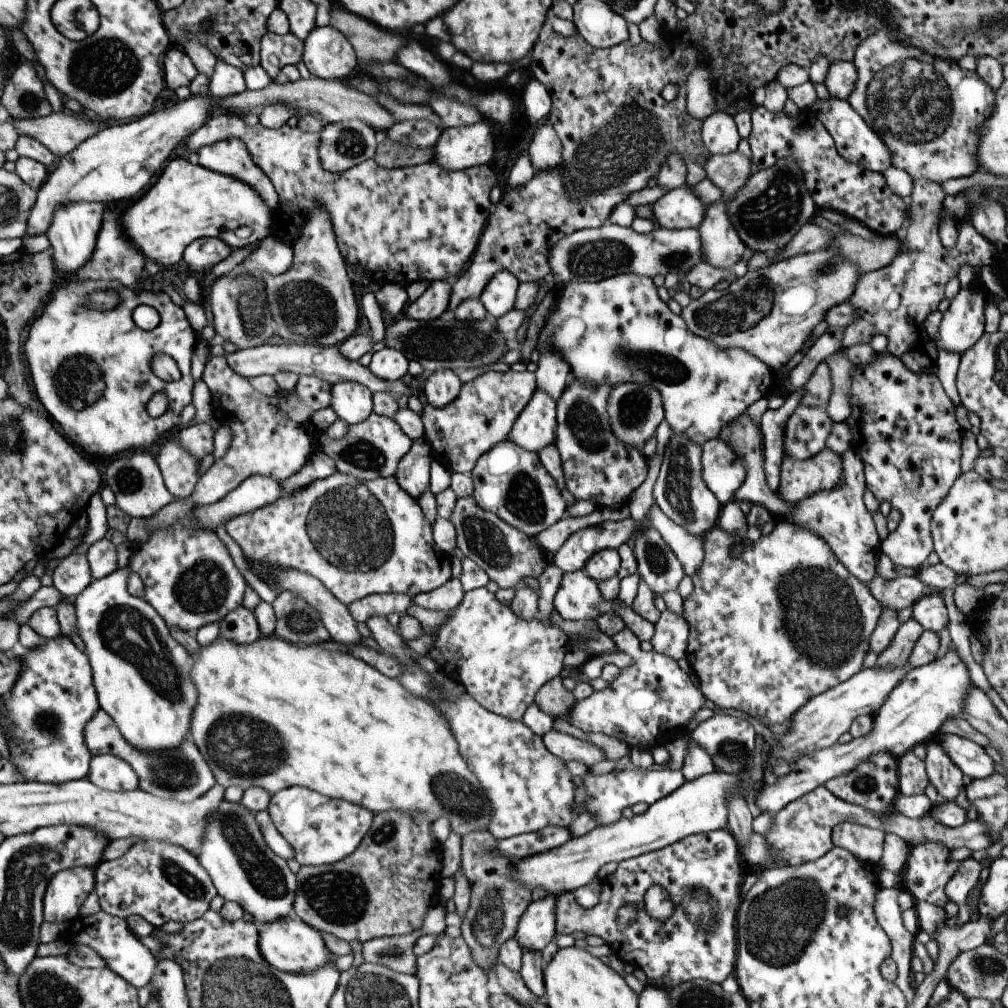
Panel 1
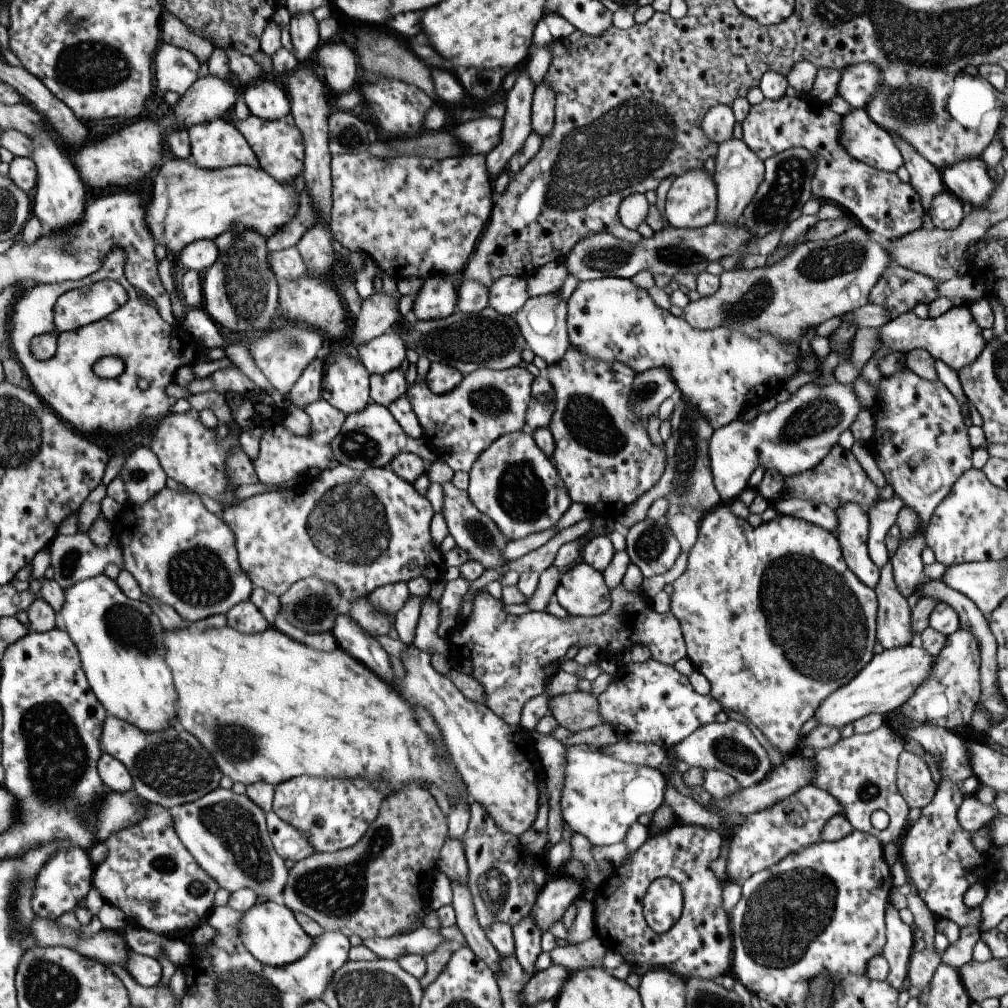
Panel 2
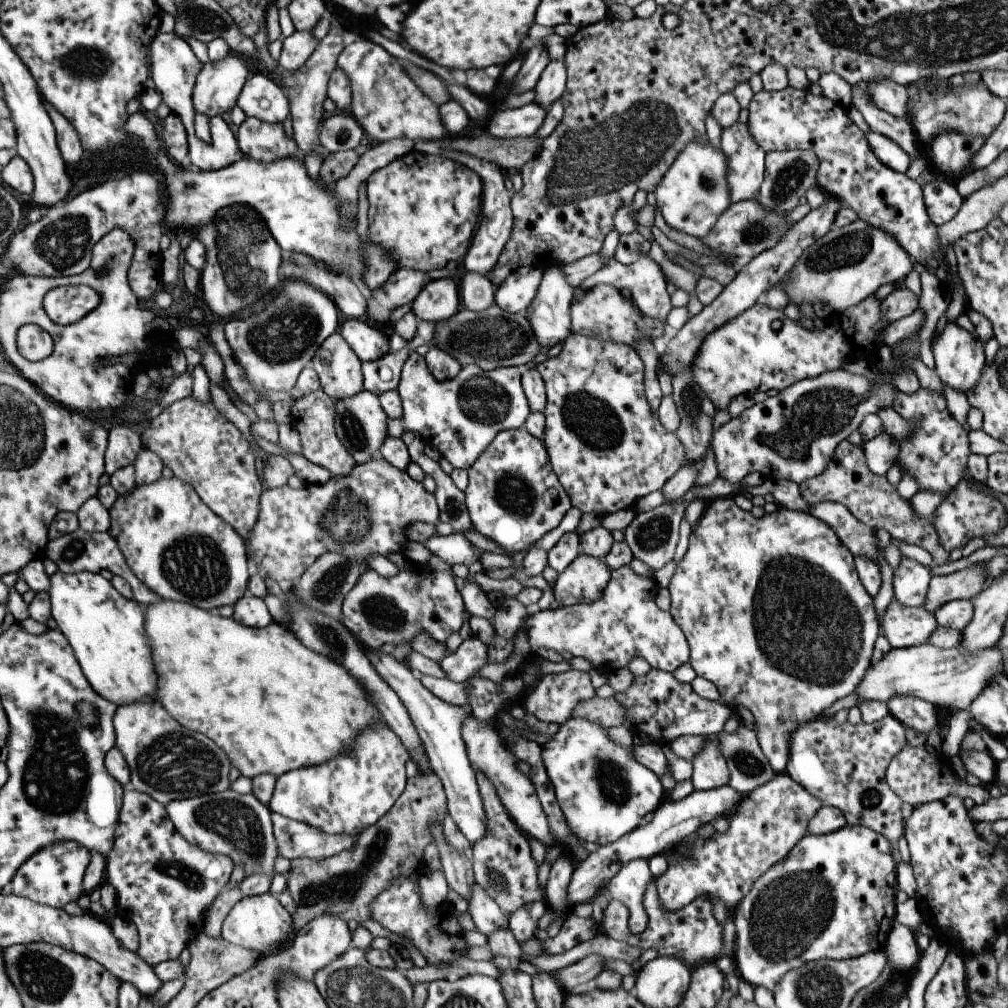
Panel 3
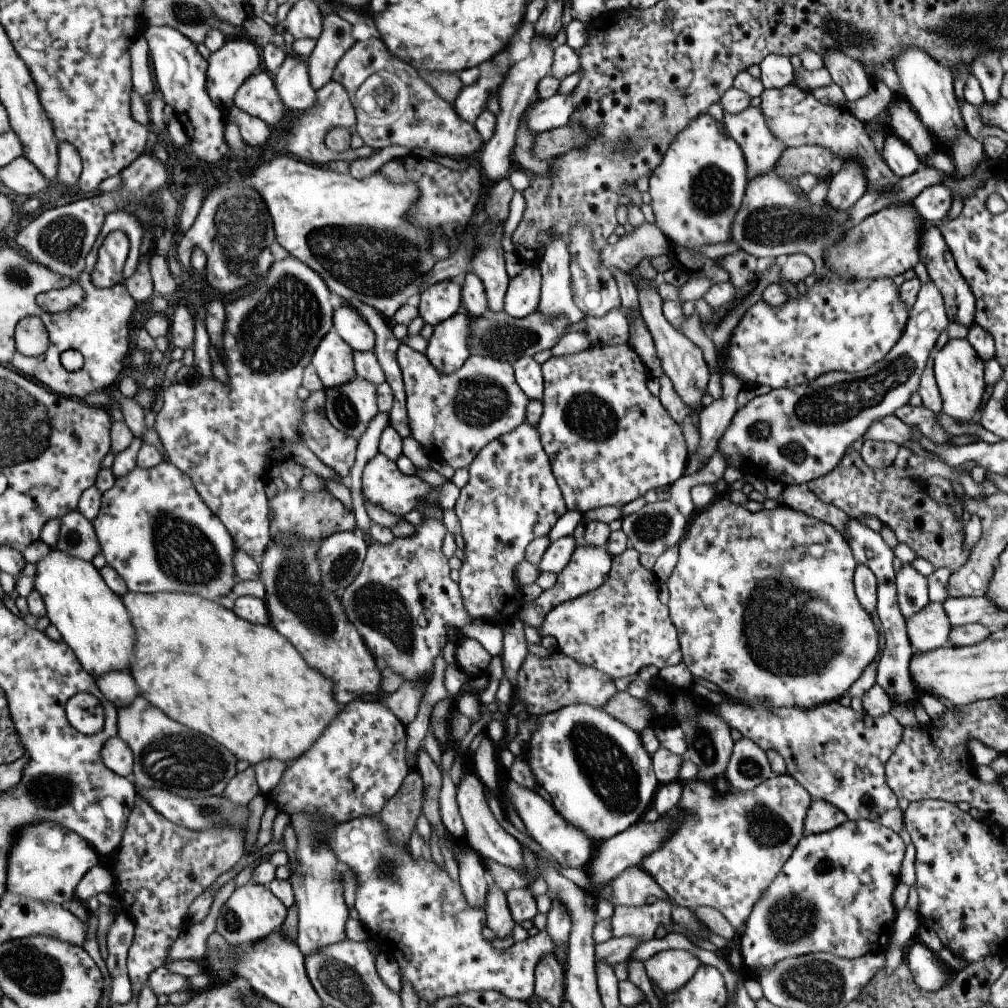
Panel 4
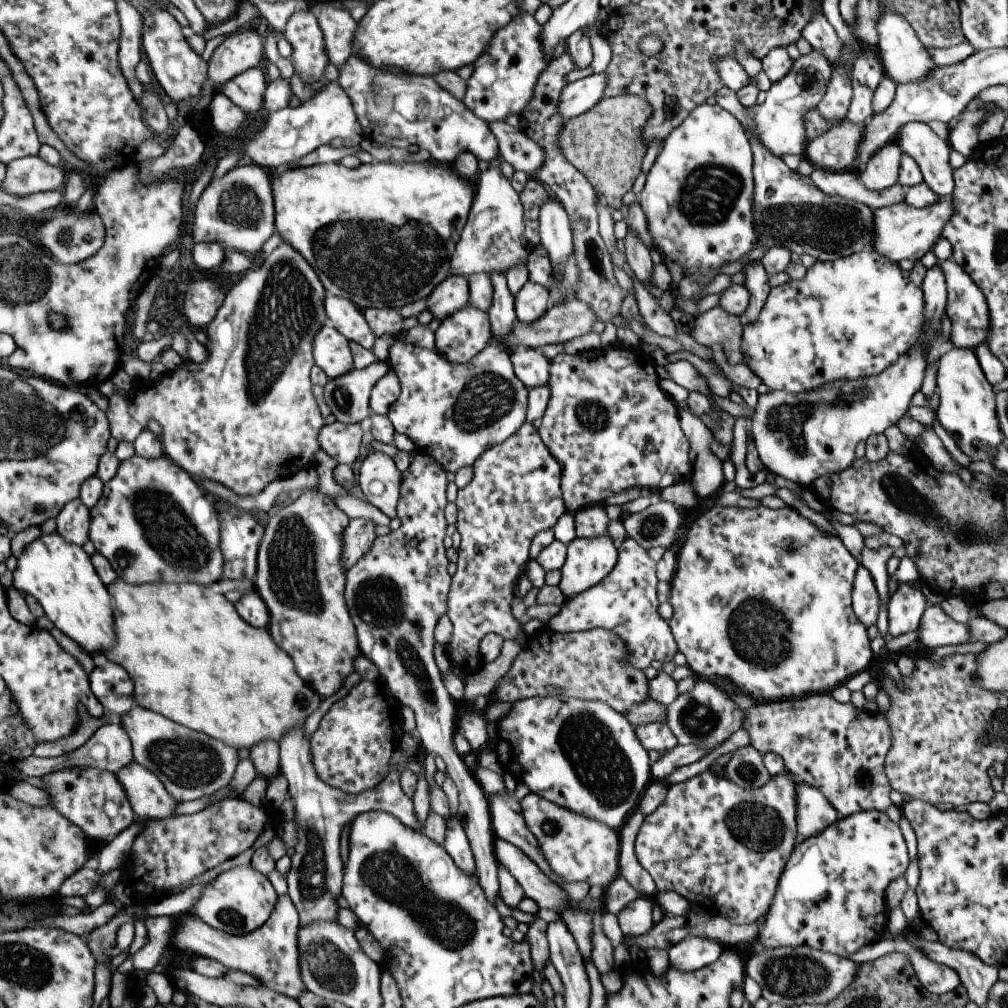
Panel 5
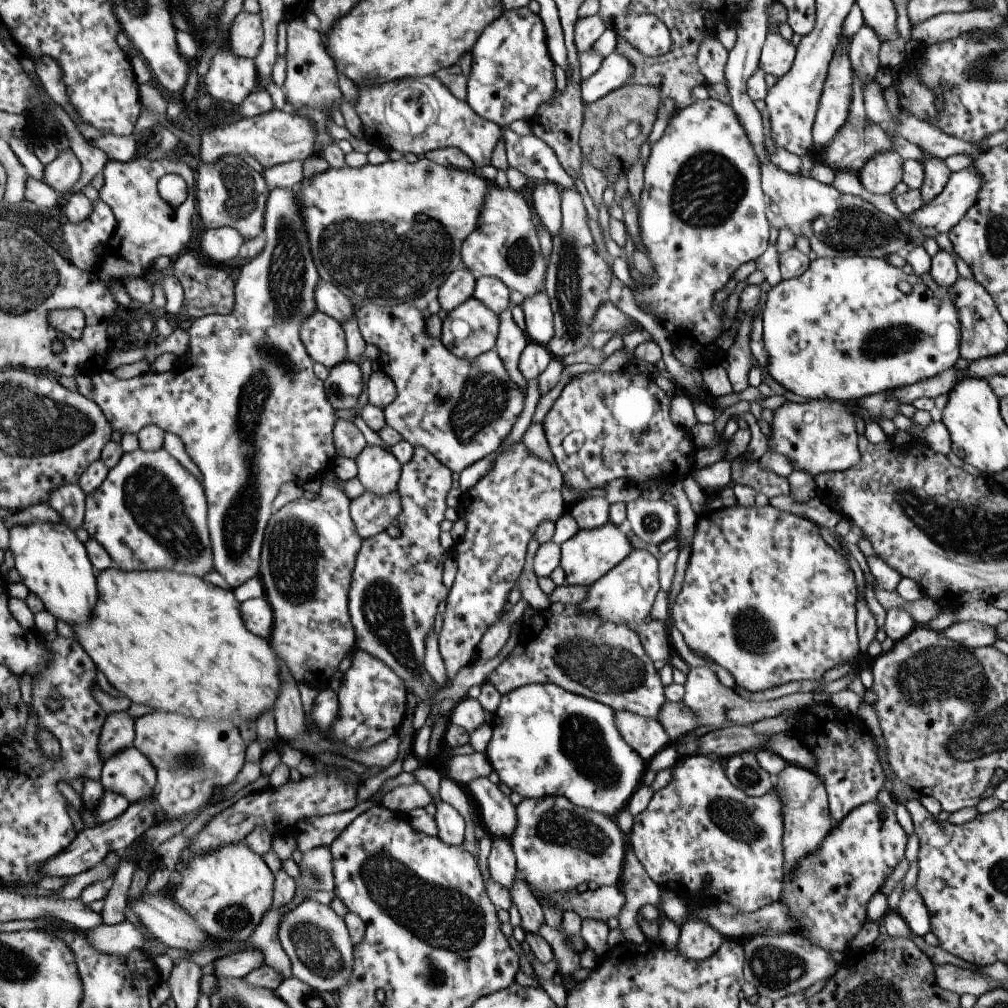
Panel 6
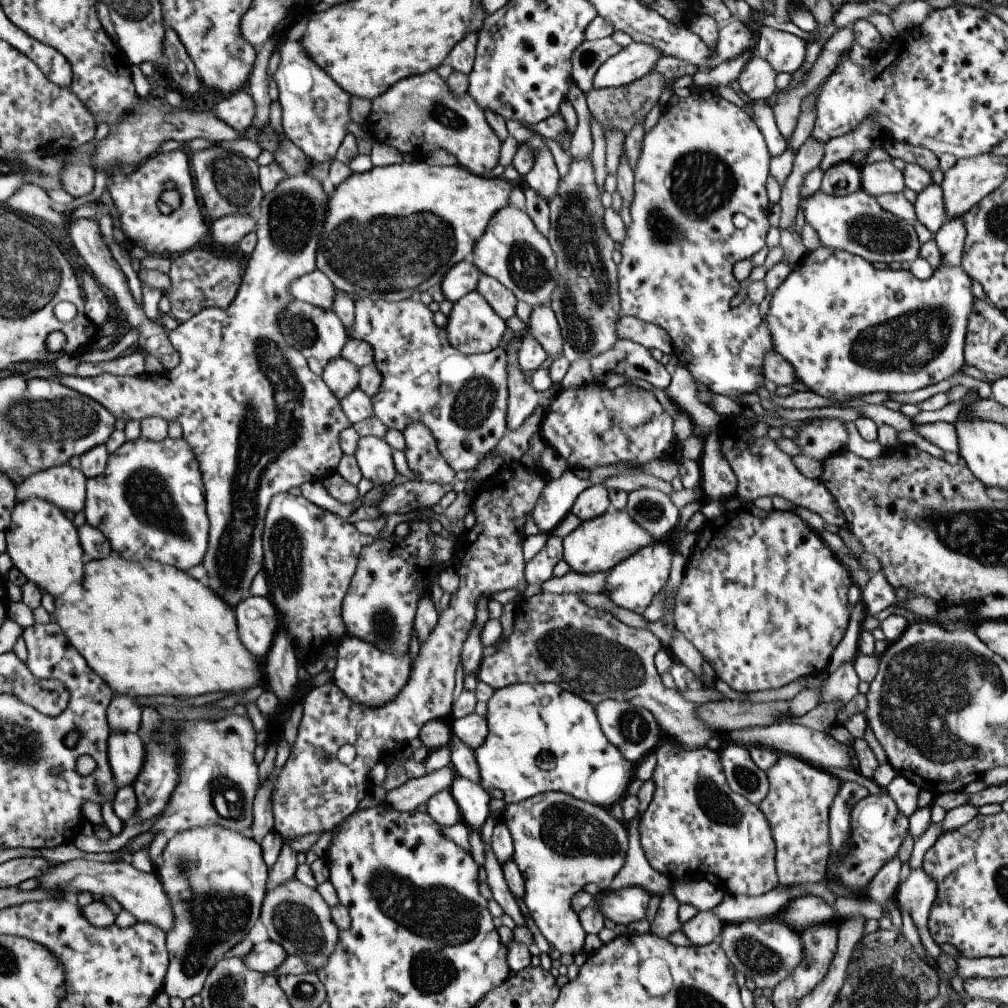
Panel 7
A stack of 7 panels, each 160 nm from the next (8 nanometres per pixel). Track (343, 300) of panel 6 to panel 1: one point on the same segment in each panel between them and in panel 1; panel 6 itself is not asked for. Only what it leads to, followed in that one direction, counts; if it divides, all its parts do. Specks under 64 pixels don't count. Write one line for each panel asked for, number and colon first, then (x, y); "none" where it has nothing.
1: (387, 364)
2: (381, 355)
3: (368, 343)
4: (354, 331)
5: (348, 320)

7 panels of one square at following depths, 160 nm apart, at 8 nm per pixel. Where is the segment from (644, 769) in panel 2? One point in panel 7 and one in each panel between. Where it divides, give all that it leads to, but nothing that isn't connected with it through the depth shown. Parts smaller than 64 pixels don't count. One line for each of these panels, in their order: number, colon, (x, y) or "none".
3: (603, 792)
4: (599, 777)
5: (584, 756)
6: (546, 742)
7: (526, 723)

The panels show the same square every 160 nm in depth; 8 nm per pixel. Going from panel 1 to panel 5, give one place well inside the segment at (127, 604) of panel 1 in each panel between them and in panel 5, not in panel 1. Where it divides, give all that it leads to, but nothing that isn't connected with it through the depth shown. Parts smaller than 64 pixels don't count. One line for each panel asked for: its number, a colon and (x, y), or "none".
2: (120, 642)
3: (106, 632)
4: (91, 619)
5: (60, 577)

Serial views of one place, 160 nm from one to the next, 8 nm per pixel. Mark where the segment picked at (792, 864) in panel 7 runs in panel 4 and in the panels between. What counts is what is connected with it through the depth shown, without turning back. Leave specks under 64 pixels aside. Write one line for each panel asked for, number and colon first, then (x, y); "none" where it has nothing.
4: (821, 816)
5: (814, 813)
6: (806, 820)

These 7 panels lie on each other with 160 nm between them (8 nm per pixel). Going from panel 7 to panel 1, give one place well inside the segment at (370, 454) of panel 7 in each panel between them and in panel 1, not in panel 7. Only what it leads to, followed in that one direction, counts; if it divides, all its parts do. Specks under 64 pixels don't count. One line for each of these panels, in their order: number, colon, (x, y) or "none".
1: (357, 538)
2: (358, 531)
3: (365, 511)
4: (382, 484)
5: (379, 480)
6: (378, 471)

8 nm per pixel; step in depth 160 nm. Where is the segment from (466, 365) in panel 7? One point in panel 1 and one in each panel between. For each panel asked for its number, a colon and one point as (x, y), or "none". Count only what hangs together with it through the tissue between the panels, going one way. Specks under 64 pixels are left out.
1: (482, 414)
2: (458, 425)
3: (459, 417)
4: (455, 415)
5: (452, 413)
6: (459, 410)

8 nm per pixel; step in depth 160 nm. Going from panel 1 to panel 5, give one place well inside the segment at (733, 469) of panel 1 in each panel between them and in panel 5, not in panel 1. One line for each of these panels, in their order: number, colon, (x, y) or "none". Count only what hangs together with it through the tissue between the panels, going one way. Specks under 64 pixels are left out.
2: (794, 436)
3: (791, 436)
4: (795, 434)
5: (802, 436)

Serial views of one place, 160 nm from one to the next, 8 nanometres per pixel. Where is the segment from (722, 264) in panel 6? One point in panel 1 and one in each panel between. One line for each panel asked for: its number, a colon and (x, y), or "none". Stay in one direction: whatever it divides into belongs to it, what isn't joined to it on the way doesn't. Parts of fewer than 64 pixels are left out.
1: (679, 208)
2: (690, 202)
3: (692, 193)
4: (695, 191)
5: (697, 196)

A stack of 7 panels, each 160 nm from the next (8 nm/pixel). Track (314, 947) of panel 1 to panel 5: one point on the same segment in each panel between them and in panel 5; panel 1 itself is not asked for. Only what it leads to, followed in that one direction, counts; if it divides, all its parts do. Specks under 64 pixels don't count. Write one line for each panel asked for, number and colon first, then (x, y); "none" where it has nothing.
2: (268, 930)
3: (260, 924)
4: (251, 913)
5: (239, 900)

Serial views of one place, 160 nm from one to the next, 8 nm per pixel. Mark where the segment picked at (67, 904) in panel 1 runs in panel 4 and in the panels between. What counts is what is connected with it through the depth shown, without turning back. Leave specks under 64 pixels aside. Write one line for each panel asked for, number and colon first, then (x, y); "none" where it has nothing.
2: (68, 875)
3: (53, 876)
4: (48, 861)

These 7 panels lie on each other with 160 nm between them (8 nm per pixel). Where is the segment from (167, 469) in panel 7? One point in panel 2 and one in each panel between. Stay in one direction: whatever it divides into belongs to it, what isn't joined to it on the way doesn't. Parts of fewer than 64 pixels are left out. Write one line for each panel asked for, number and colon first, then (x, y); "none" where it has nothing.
2: (181, 555)
3: (176, 546)
4: (154, 530)
5: (152, 523)
6: (149, 514)

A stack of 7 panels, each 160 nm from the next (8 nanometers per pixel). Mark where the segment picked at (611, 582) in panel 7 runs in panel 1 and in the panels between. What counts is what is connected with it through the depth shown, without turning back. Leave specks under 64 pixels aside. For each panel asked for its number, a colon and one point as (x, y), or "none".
1: (501, 661)
2: (511, 656)
3: (624, 622)
4: (619, 627)
5: (623, 602)
6: (624, 595)

